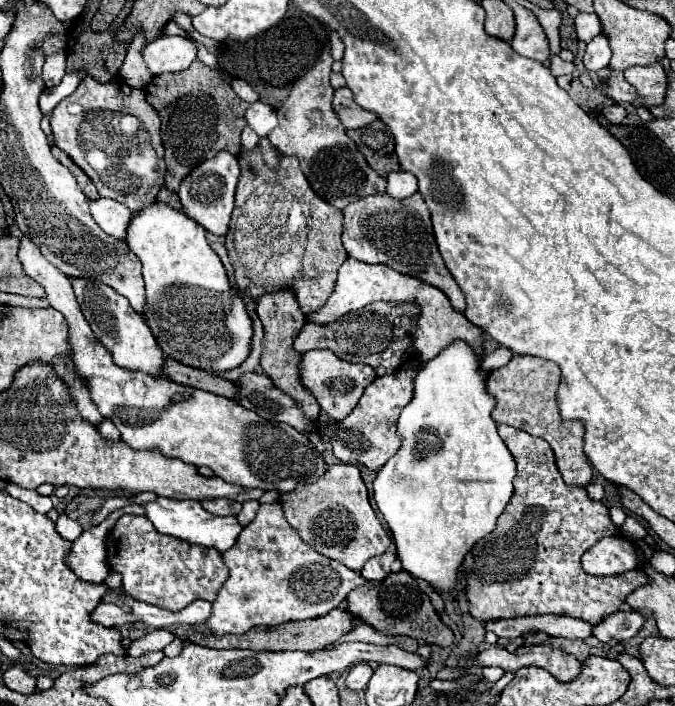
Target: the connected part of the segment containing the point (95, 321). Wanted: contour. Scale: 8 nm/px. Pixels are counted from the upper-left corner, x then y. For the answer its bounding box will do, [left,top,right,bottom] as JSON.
[70,278,164,376]

